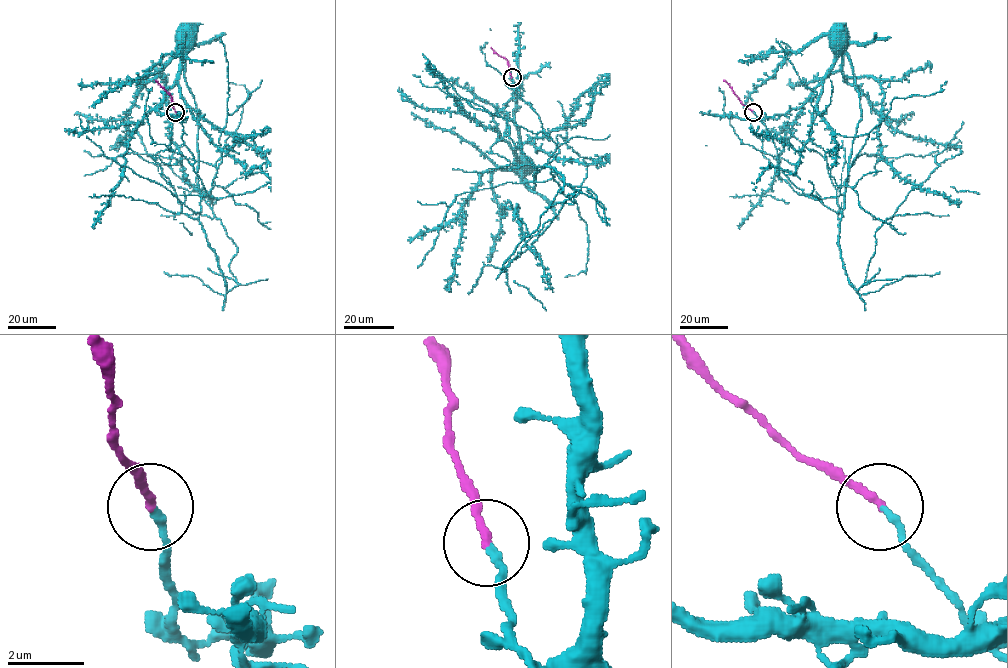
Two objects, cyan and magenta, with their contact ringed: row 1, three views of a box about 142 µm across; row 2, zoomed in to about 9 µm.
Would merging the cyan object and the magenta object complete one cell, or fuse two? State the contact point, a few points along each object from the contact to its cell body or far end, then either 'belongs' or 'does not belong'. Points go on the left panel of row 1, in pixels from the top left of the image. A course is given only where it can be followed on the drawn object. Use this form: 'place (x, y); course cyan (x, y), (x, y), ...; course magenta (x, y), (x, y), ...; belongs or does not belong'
place (175, 112); course cyan (176, 111), (178, 120), (157, 109), (164, 93), (174, 83), (181, 62), (178, 33), (182, 24); course magenta (176, 111), (172, 97), (155, 80); belongs

